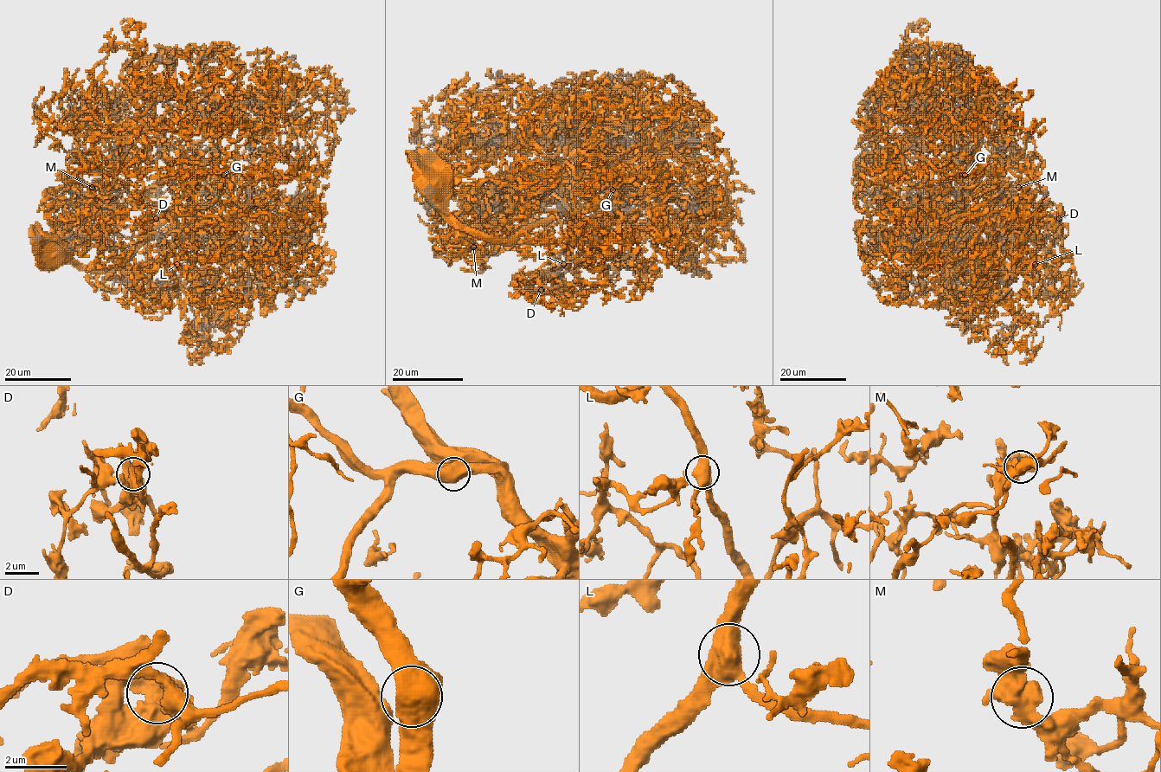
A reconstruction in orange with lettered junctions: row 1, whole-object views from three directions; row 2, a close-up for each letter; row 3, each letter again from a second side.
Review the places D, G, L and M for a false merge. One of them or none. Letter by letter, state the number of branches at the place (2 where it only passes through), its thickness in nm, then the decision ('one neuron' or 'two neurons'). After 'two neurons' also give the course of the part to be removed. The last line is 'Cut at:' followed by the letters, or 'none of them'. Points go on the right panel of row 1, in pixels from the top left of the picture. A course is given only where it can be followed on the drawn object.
D: 3 | 600 nm | one neuron
G: 3 | 750 nm | one neuron
L: 3 | 600 nm | one neuron
M: 3 | 600 nm | one neuron
Cut at: none of them

